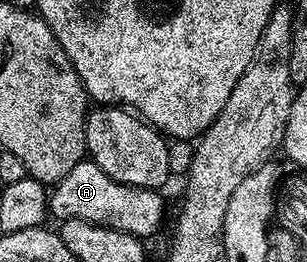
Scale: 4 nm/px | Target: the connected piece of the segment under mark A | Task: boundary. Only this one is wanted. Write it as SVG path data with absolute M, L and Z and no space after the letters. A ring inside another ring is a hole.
M86 160L75 164L75 168L71 168L71 172L67 172L67 176L63 176L63 180L59 180L49 190L49 214L57 217L58 223L78 218L96 226L115 228L136 238L149 240L165 218L165 202L161 196L161 190L119 184L111 180L111 176L107 176L99 164Z

